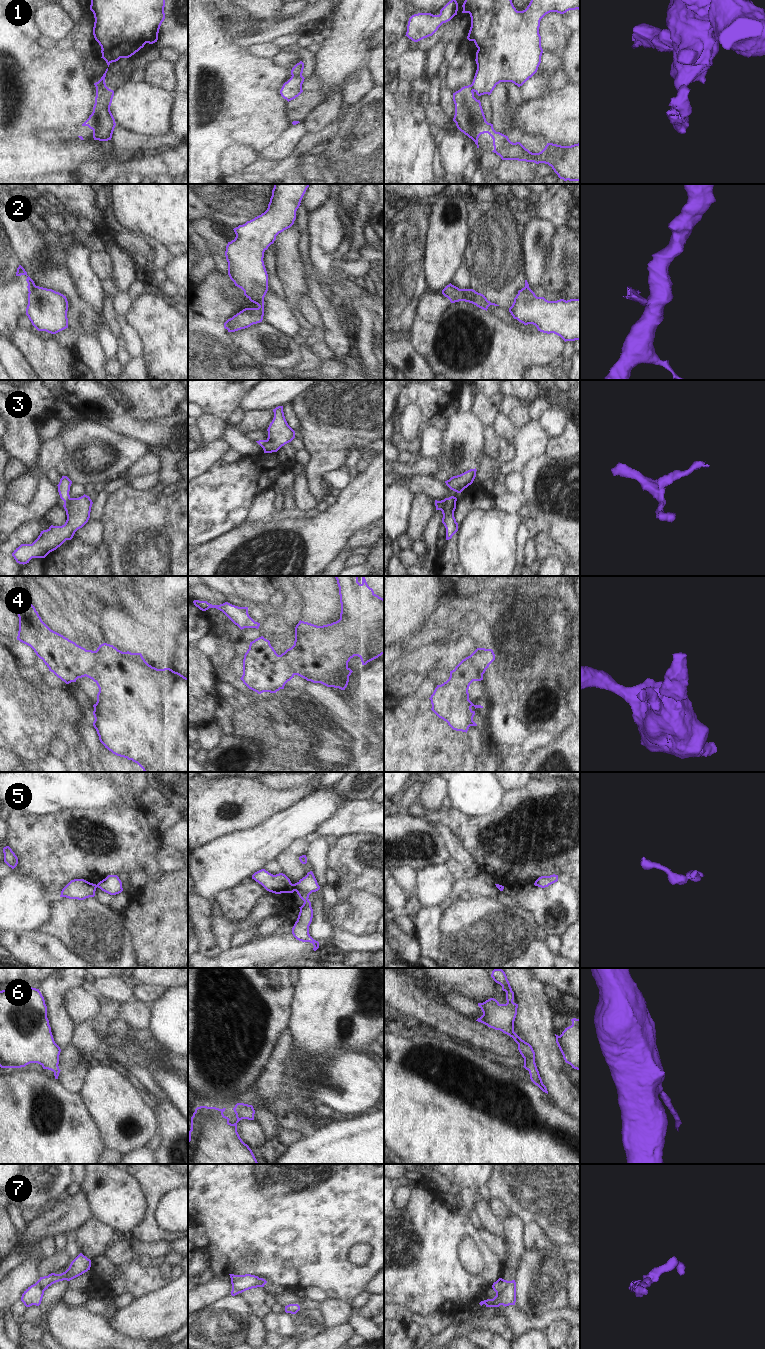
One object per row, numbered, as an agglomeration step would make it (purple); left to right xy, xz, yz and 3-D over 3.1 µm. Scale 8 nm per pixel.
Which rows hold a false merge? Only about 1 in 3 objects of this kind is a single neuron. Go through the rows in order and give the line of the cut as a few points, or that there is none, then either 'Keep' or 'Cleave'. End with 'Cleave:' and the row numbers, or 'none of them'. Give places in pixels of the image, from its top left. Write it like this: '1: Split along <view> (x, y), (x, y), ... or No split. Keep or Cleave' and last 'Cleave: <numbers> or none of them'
1: Split along xz (292, 75), (300, 75), (302, 77). Cleave
2: Split along xy (35, 285), (29, 292). Cleave
3: Split along xy (70, 498), (64, 502). Cleave
4: Split along xy (96, 651), (95, 664), (85, 675). Cleave
5: Split along xz (292, 884), (295, 890). Cleave
6: No split. Keep
7: Split along yz (509, 1281), (508, 1285), (496, 1295). Cleave
Cleave: 1, 2, 3, 4, 5, 7.

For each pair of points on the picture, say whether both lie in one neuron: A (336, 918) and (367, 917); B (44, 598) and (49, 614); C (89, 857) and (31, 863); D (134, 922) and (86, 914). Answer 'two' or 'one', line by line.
A: one
B: one
C: one
D: two

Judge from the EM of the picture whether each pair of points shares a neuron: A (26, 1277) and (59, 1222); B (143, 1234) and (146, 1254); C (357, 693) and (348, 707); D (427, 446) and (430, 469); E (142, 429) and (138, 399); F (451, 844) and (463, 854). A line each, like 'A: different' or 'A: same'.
A: same
B: different
C: different
D: different
E: different
F: same

